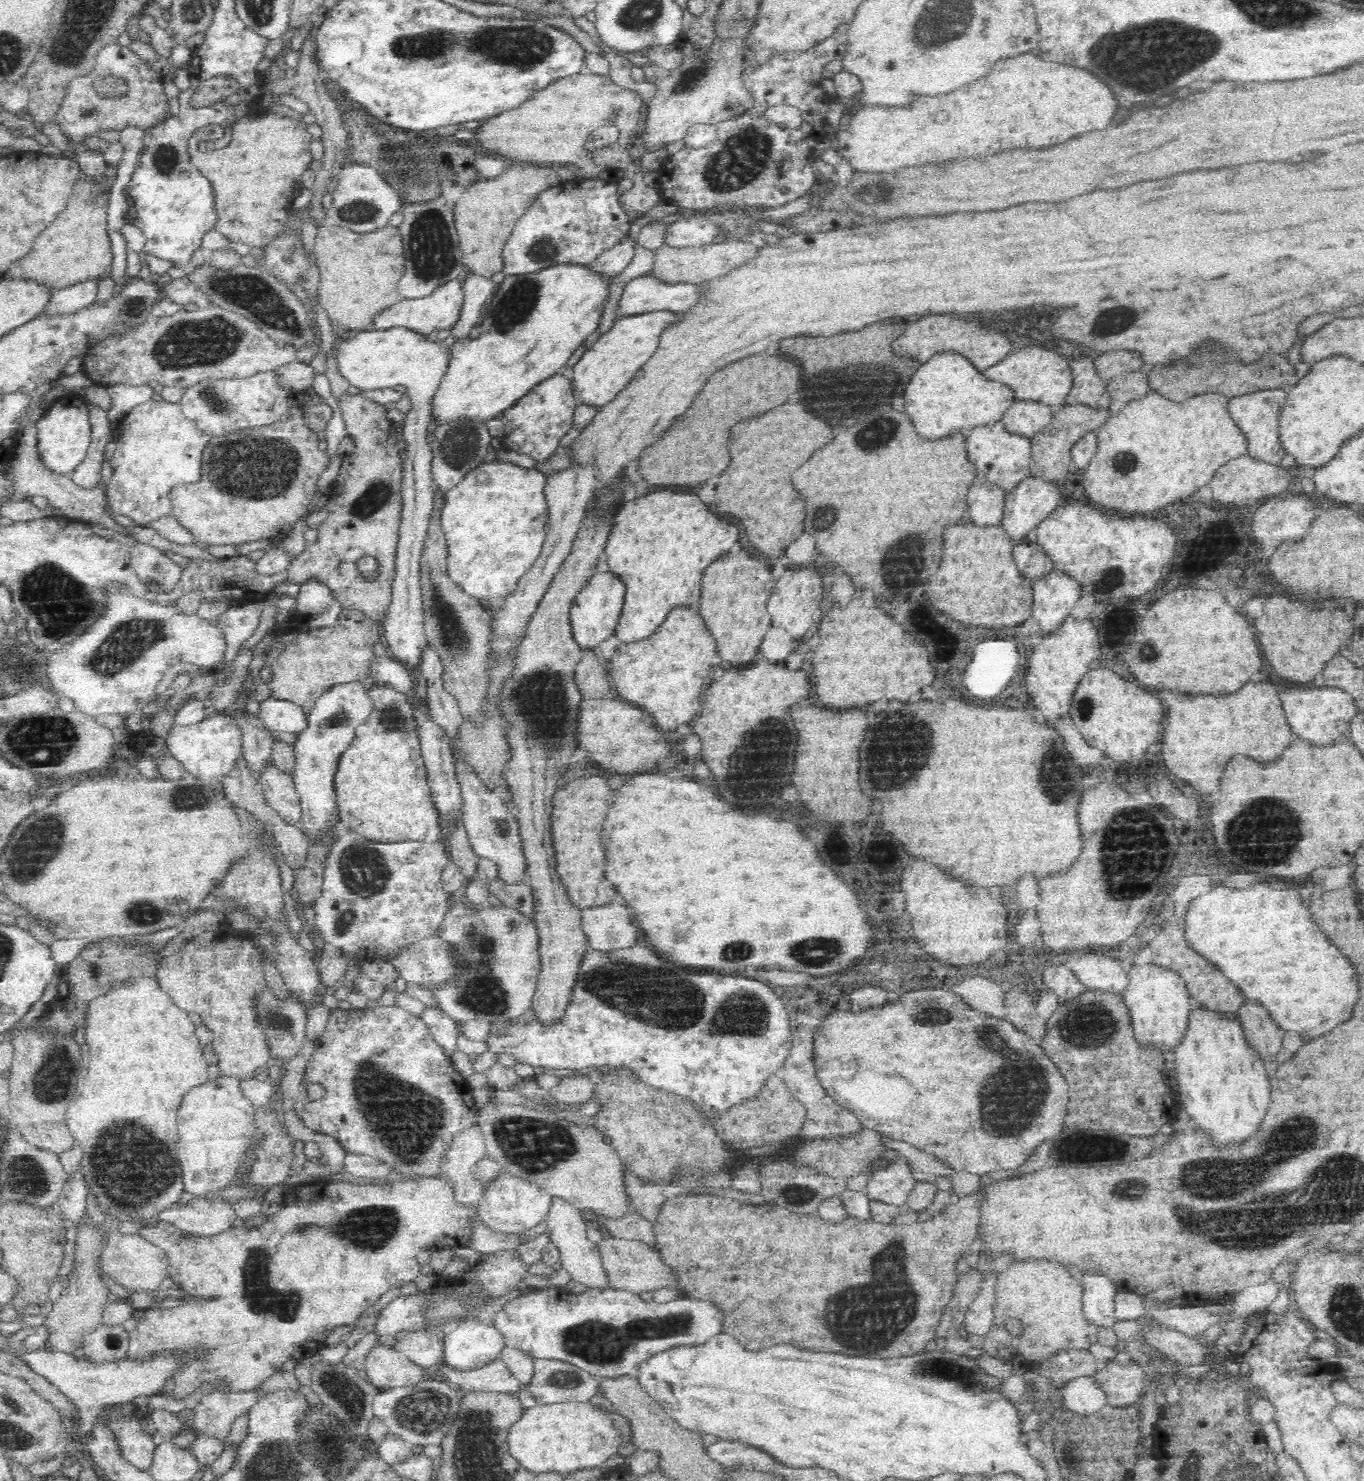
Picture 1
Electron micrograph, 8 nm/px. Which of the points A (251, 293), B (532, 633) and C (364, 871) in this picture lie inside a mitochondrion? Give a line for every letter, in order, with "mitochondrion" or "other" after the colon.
A: mitochondrion
B: other
C: mitochondrion

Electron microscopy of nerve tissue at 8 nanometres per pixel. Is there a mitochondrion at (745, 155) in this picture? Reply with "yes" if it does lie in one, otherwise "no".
yes

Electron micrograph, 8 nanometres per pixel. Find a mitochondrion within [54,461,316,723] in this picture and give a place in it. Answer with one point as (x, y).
(116, 652)

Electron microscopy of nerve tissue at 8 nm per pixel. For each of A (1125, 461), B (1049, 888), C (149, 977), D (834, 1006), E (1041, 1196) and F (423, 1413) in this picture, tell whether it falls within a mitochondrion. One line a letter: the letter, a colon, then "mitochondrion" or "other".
A: mitochondrion
B: other
C: other
D: other
E: other
F: mitochondrion

